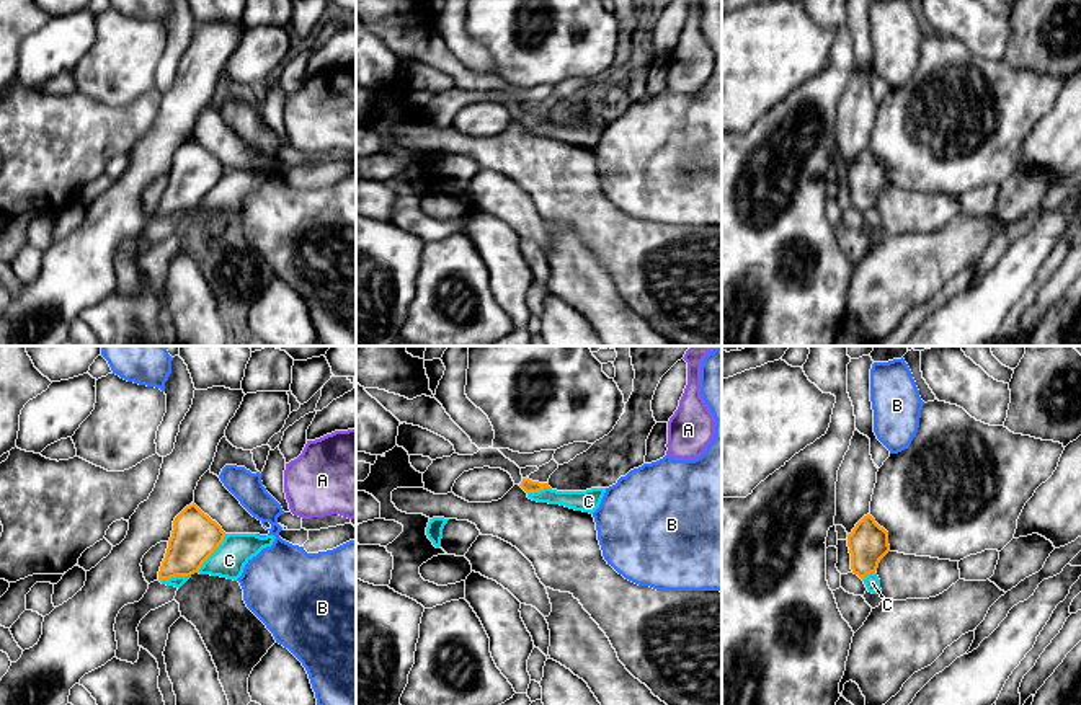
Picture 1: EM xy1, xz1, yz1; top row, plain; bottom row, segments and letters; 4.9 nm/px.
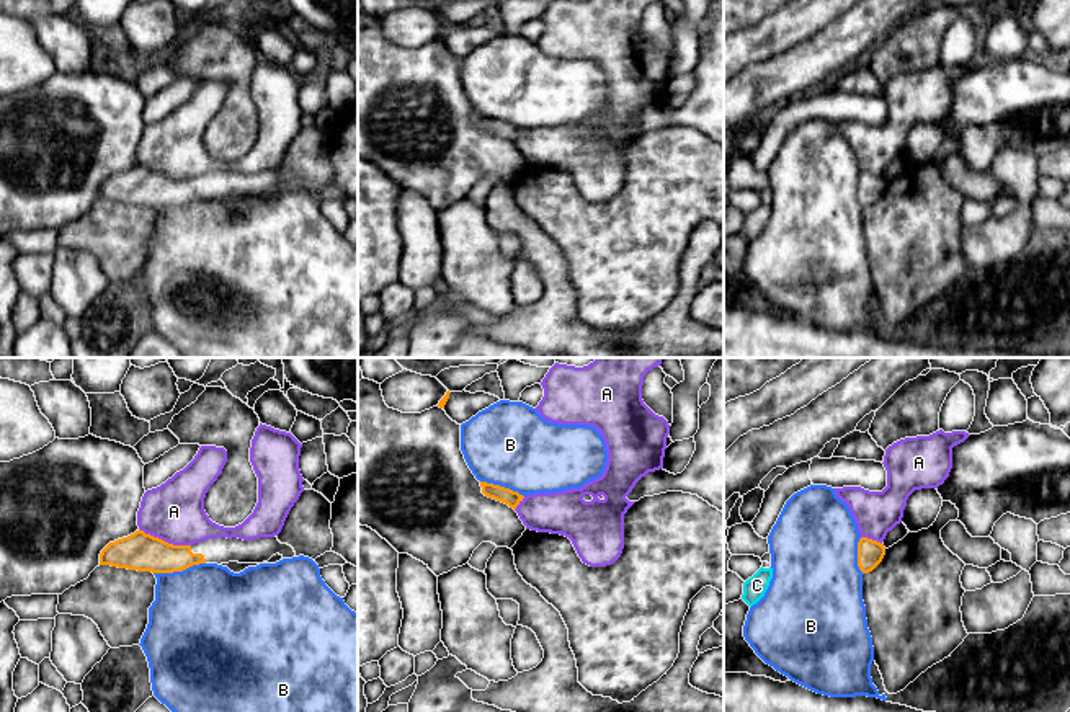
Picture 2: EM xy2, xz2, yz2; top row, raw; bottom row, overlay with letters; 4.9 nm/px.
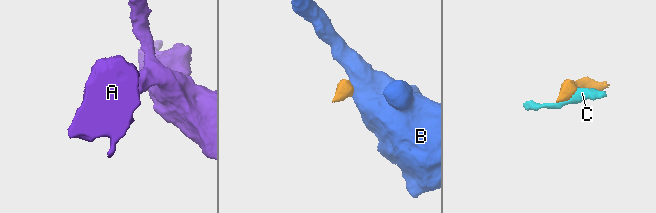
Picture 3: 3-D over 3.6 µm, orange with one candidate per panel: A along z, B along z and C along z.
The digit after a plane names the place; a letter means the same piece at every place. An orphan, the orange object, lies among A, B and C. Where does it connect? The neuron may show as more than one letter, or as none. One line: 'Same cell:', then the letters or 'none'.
Same cell: none

